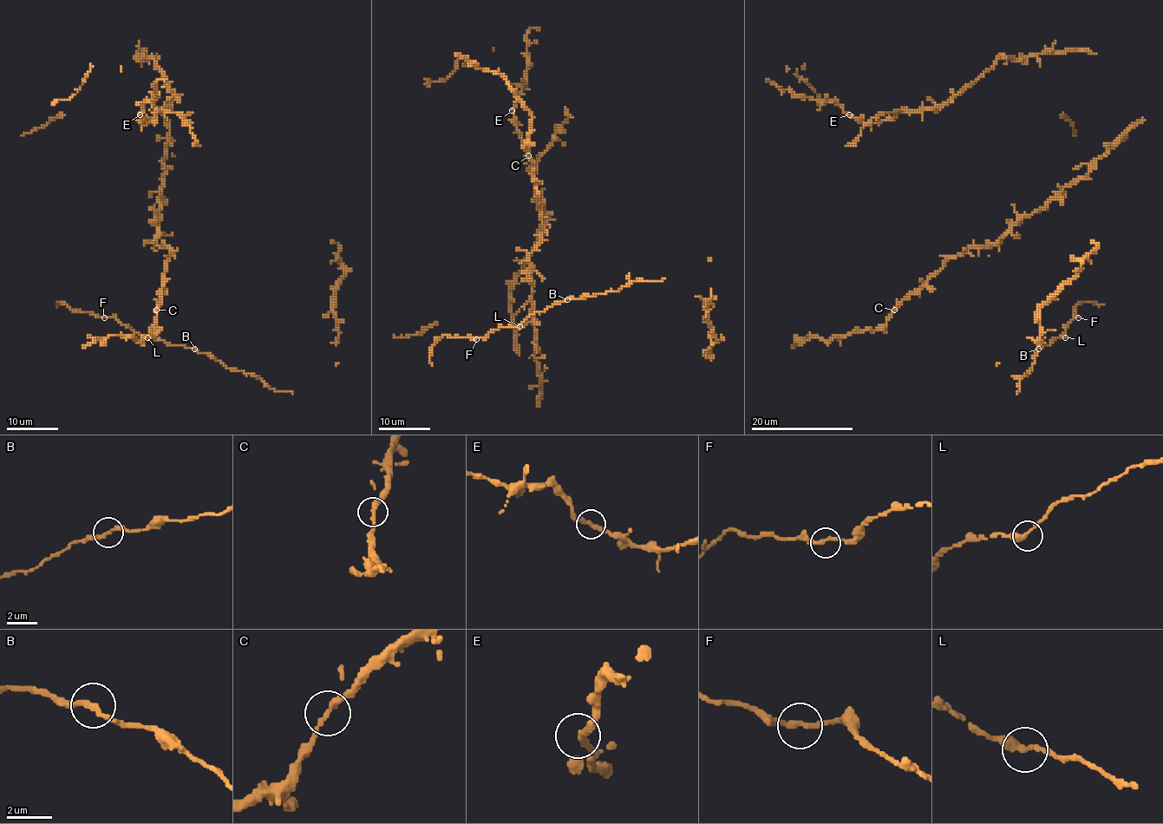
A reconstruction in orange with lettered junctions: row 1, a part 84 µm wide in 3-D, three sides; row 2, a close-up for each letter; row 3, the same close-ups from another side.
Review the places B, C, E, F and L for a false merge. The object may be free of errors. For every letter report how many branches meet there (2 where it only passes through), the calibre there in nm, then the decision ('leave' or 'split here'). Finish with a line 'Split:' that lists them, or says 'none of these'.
B: branches 2; calibre 280 nm; leave
C: branches 2; calibre 280 nm; leave
E: branches 2; calibre 280 nm; leave
F: branches 2; calibre 280 nm; leave
L: branches 2; calibre 320 nm; leave
Split: none of these

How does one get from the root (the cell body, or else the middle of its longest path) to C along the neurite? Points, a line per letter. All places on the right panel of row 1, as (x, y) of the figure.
C: (1100, 159), (1084, 177), (1075, 179), (1043, 206), (1024, 215), (995, 244), (970, 246), (951, 257), (893, 310)

